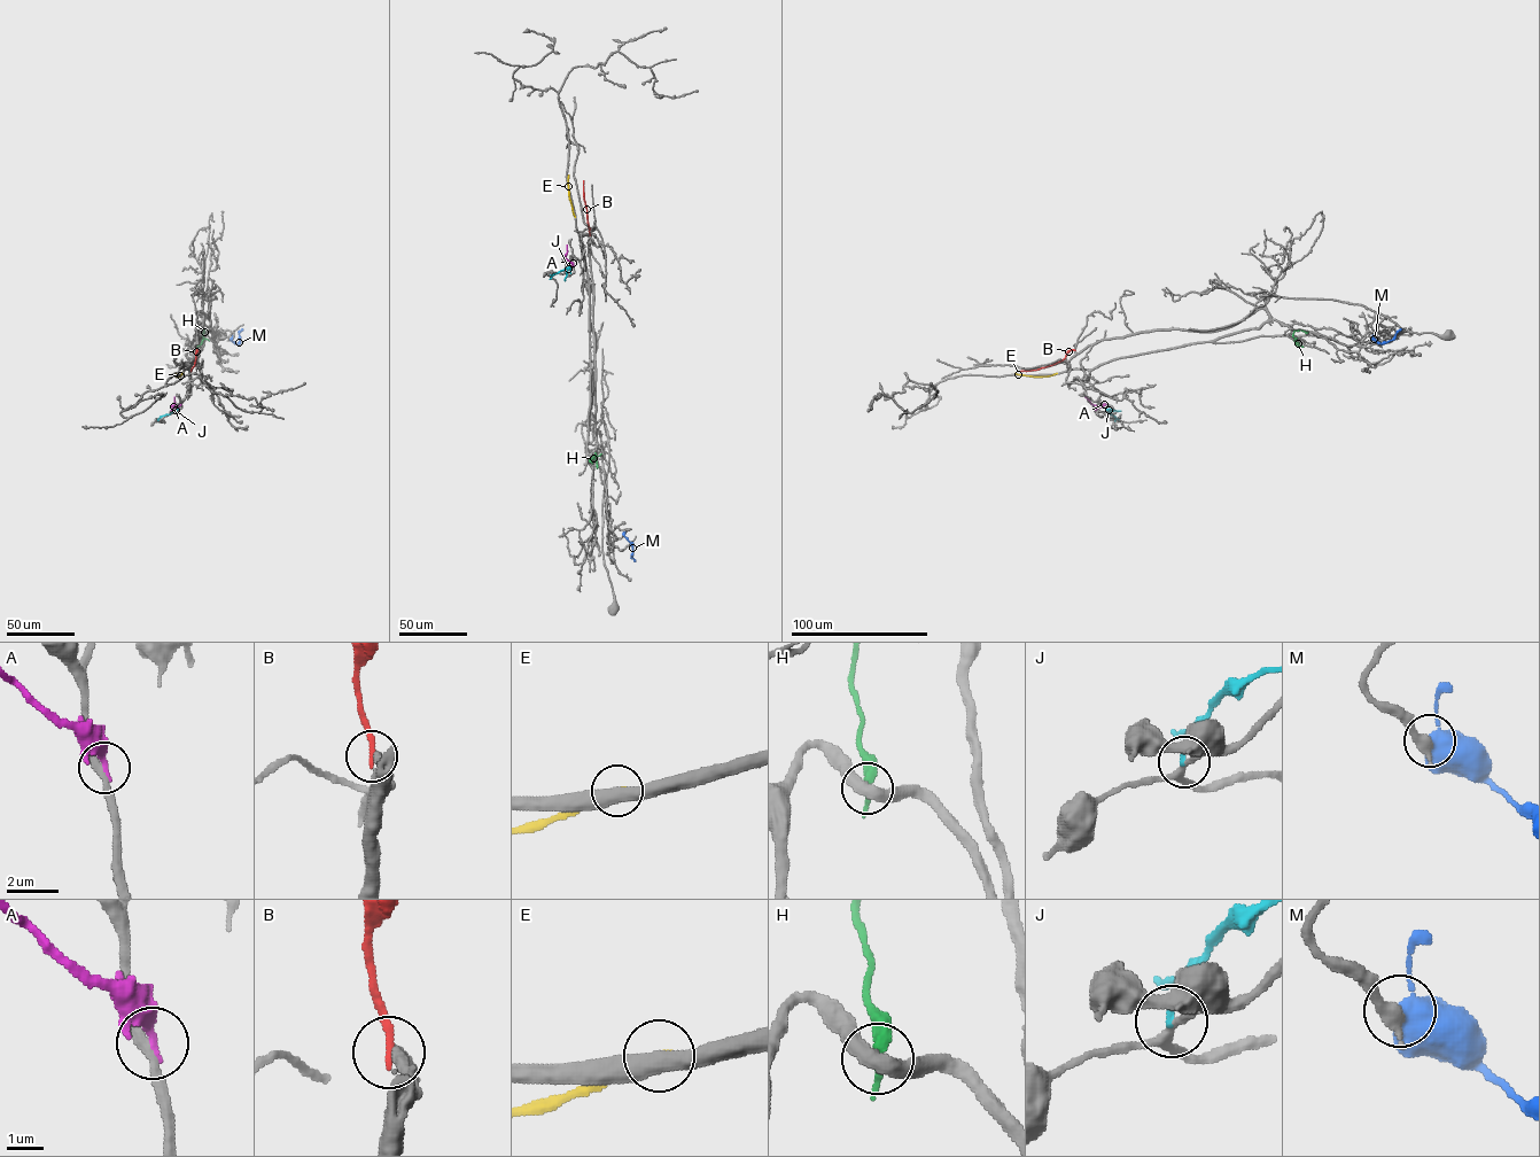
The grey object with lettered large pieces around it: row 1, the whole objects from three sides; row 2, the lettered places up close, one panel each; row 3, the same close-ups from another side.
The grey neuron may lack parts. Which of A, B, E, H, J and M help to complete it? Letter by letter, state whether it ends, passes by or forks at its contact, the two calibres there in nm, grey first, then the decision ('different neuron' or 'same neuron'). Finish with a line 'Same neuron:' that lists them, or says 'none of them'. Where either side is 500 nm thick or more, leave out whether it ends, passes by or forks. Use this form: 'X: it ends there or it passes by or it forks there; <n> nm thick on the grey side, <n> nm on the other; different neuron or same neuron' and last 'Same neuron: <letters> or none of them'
A: it ends there; 300 nm thick on the grey side, 360 nm on the other; different neuron
B: it ends there; 360 nm thick on the grey side, 240 nm on the other; different neuron
E: it ends there; 480 nm thick on the grey side, 280 nm on the other; different neuron
H: it passes by; 440 nm thick on the grey side, 280 nm on the other; different neuron
J: it ends there; 200 nm thick on the grey side, 160 nm on the other; different neuron
M: 440 nm thick on the grey side, 500 nm on the other; different neuron
Same neuron: none of them

